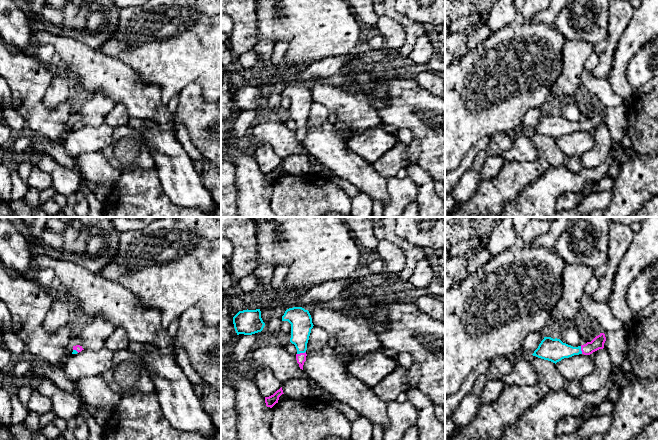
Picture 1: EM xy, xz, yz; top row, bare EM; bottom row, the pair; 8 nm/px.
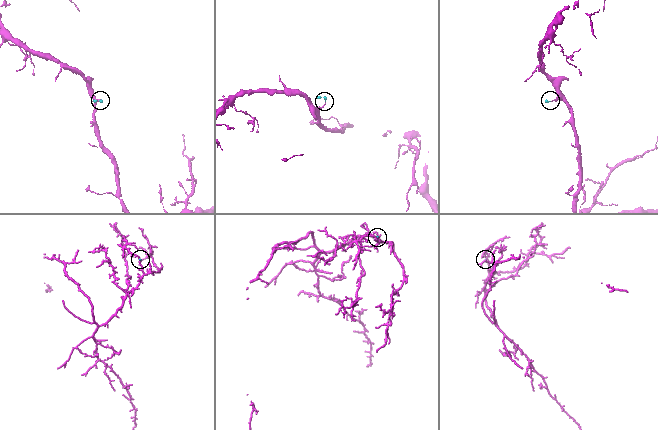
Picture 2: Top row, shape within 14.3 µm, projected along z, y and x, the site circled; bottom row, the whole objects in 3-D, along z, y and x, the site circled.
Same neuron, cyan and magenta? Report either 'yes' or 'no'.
yes

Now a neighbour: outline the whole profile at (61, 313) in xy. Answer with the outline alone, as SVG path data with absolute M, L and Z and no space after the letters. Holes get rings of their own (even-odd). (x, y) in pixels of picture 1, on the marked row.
M55 297L53 304L48 311L44 327L48 332L55 332L74 321L75 313L71 302L63 297Z

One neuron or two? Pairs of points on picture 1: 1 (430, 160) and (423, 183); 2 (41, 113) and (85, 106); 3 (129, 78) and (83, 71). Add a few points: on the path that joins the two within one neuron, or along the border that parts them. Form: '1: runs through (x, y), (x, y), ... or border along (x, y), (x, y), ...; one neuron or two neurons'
1: border along (416, 163), (434, 181); two neurons
2: border along (77, 102), (72, 114); two neurons
3: runs through (118, 78), (94, 71); one neuron

